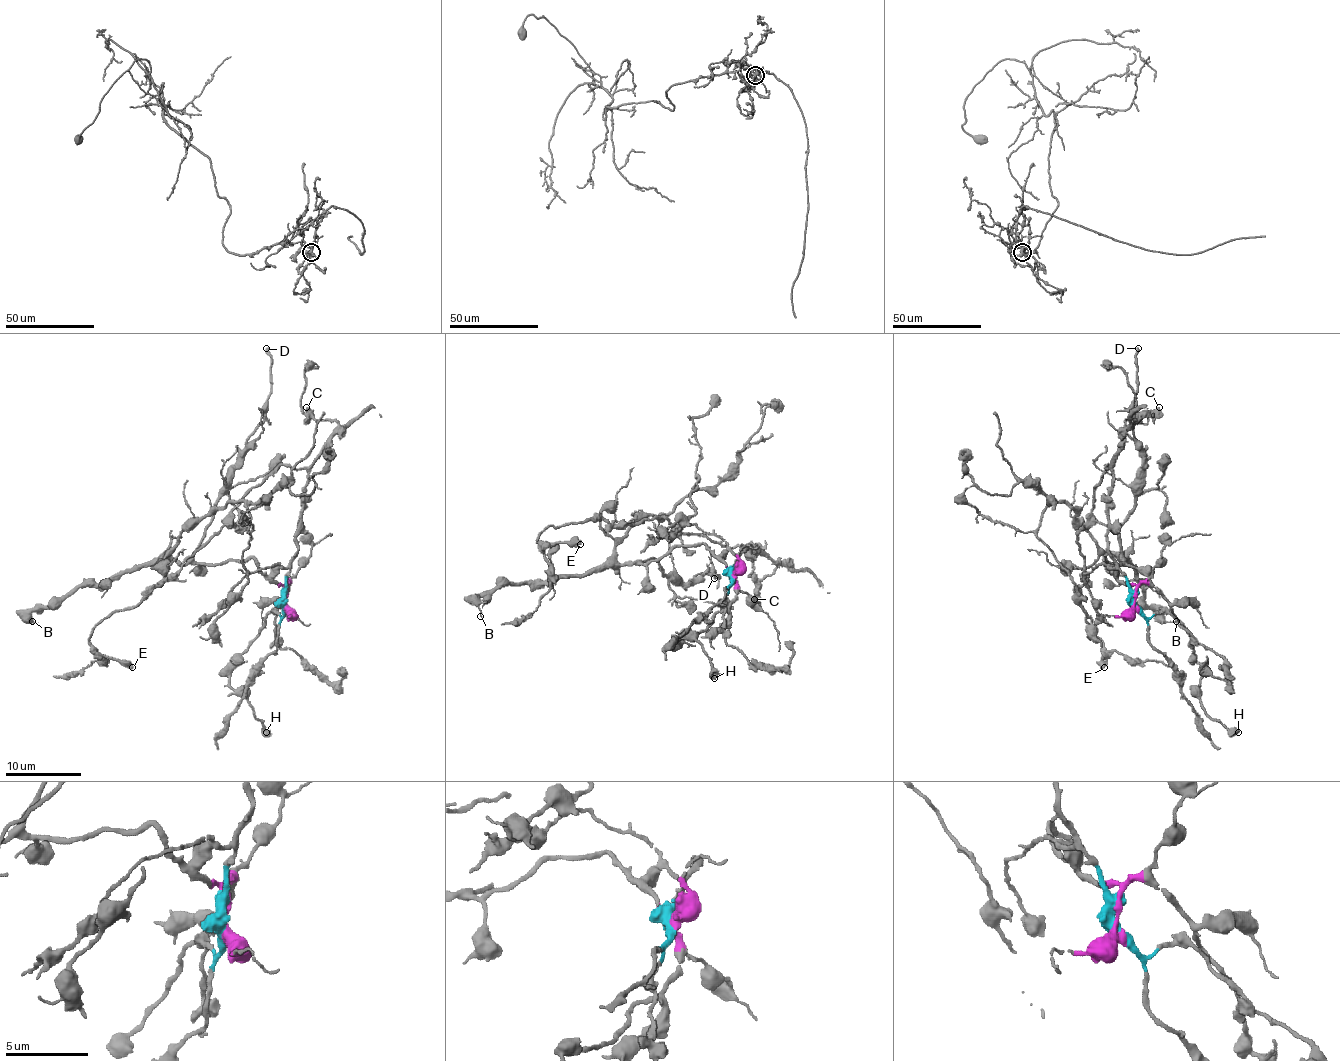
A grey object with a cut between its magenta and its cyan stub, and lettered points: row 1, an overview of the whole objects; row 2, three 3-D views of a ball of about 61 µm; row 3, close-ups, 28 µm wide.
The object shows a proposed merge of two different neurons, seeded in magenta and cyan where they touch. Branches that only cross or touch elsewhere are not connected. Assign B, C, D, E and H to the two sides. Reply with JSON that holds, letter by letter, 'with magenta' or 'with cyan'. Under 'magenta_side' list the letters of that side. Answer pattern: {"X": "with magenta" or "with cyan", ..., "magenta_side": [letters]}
{"B": "with magenta", "C": "with cyan", "D": "with magenta", "E": "with cyan", "H": "with magenta", "magenta_side": ["B", "D", "H"]}

